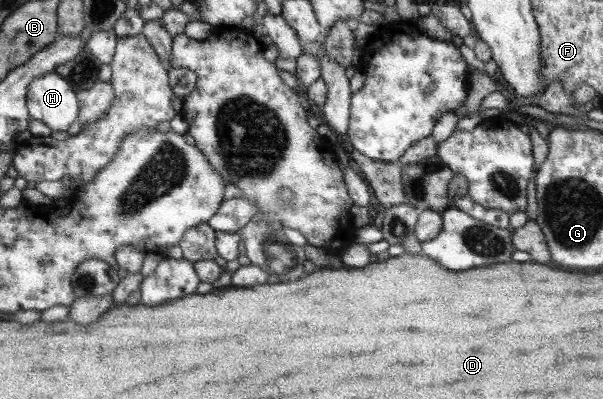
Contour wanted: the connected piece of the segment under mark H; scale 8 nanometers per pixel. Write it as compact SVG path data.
M56 72L35 78L26 96L31 116L51 130L66 132L80 118L76 91Z

